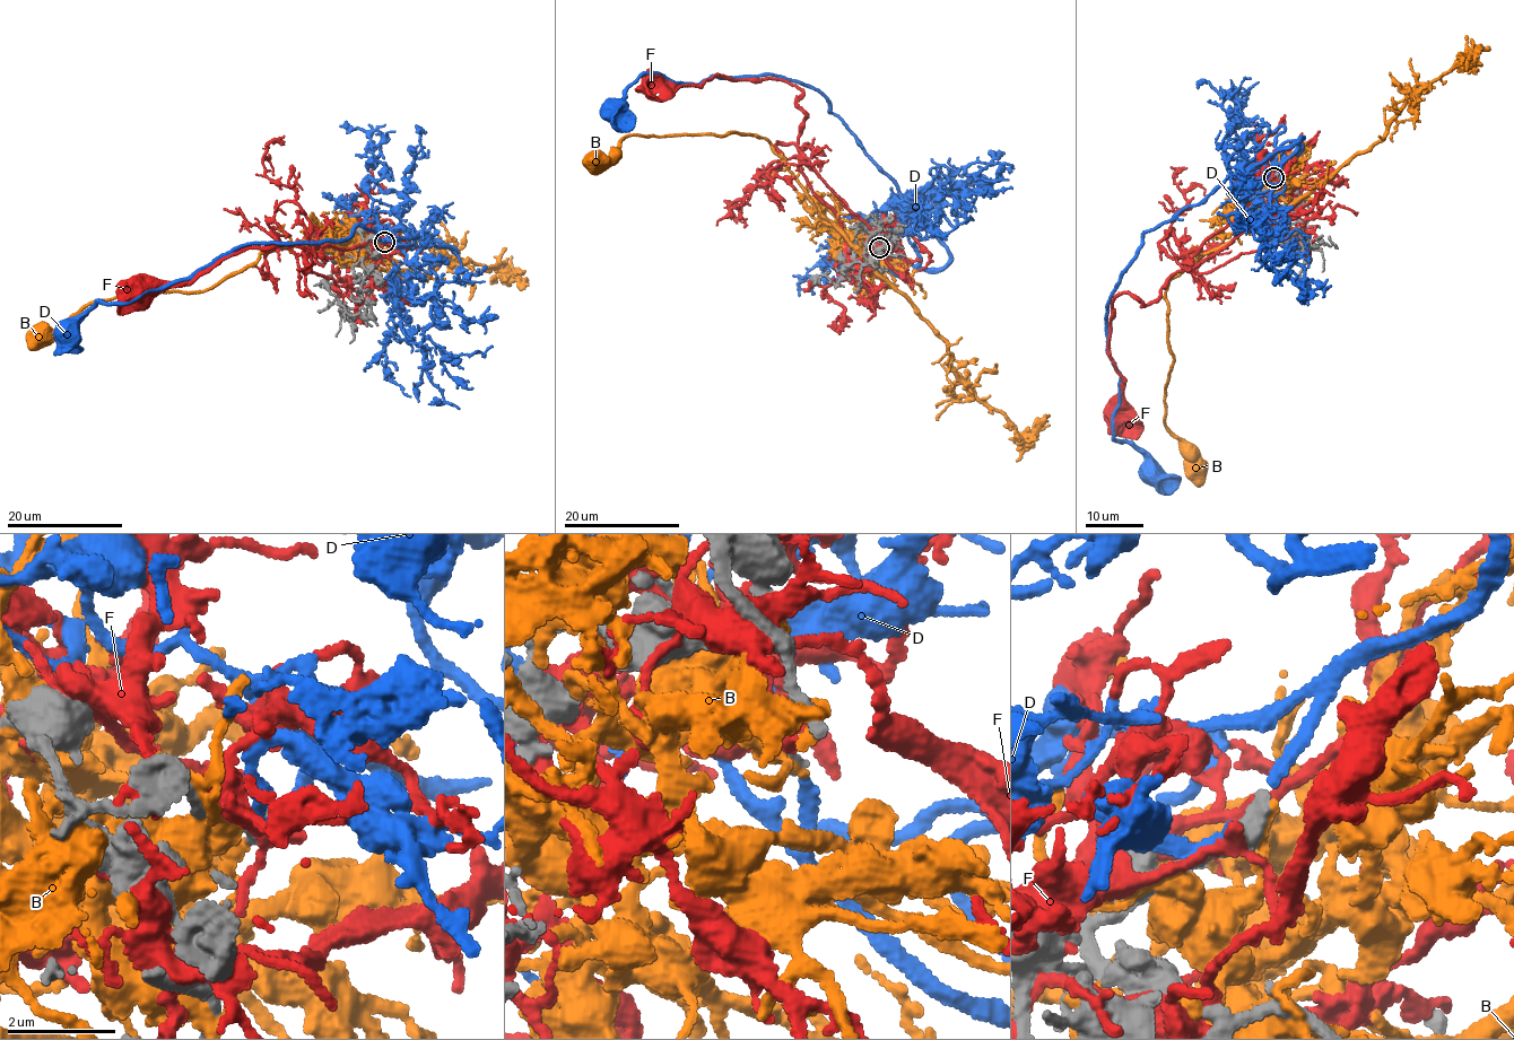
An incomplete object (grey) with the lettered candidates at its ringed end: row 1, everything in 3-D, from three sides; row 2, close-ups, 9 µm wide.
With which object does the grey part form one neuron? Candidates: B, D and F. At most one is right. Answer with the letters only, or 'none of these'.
D

